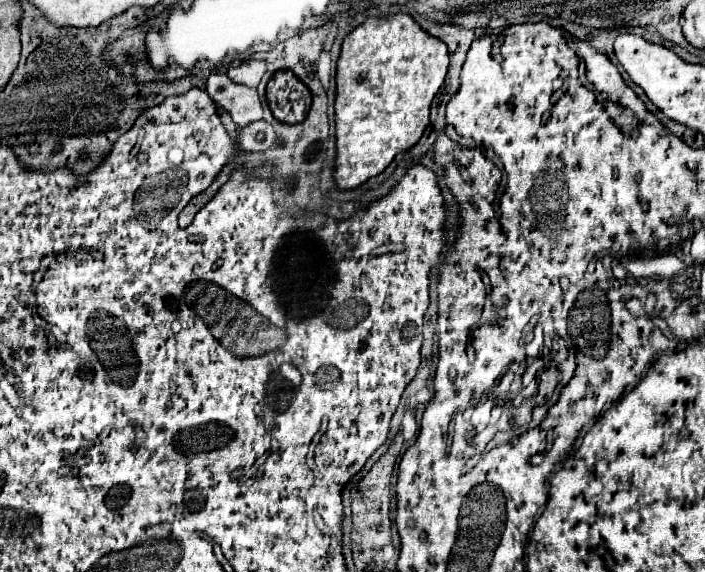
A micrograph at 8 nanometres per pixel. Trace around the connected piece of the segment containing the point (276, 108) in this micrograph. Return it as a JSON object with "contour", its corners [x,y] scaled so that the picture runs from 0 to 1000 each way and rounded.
{"contour":[[[396,122],[379,147],[379,178],[393,210],[421,217],[441,189],[441,161],[413,122]]]}

